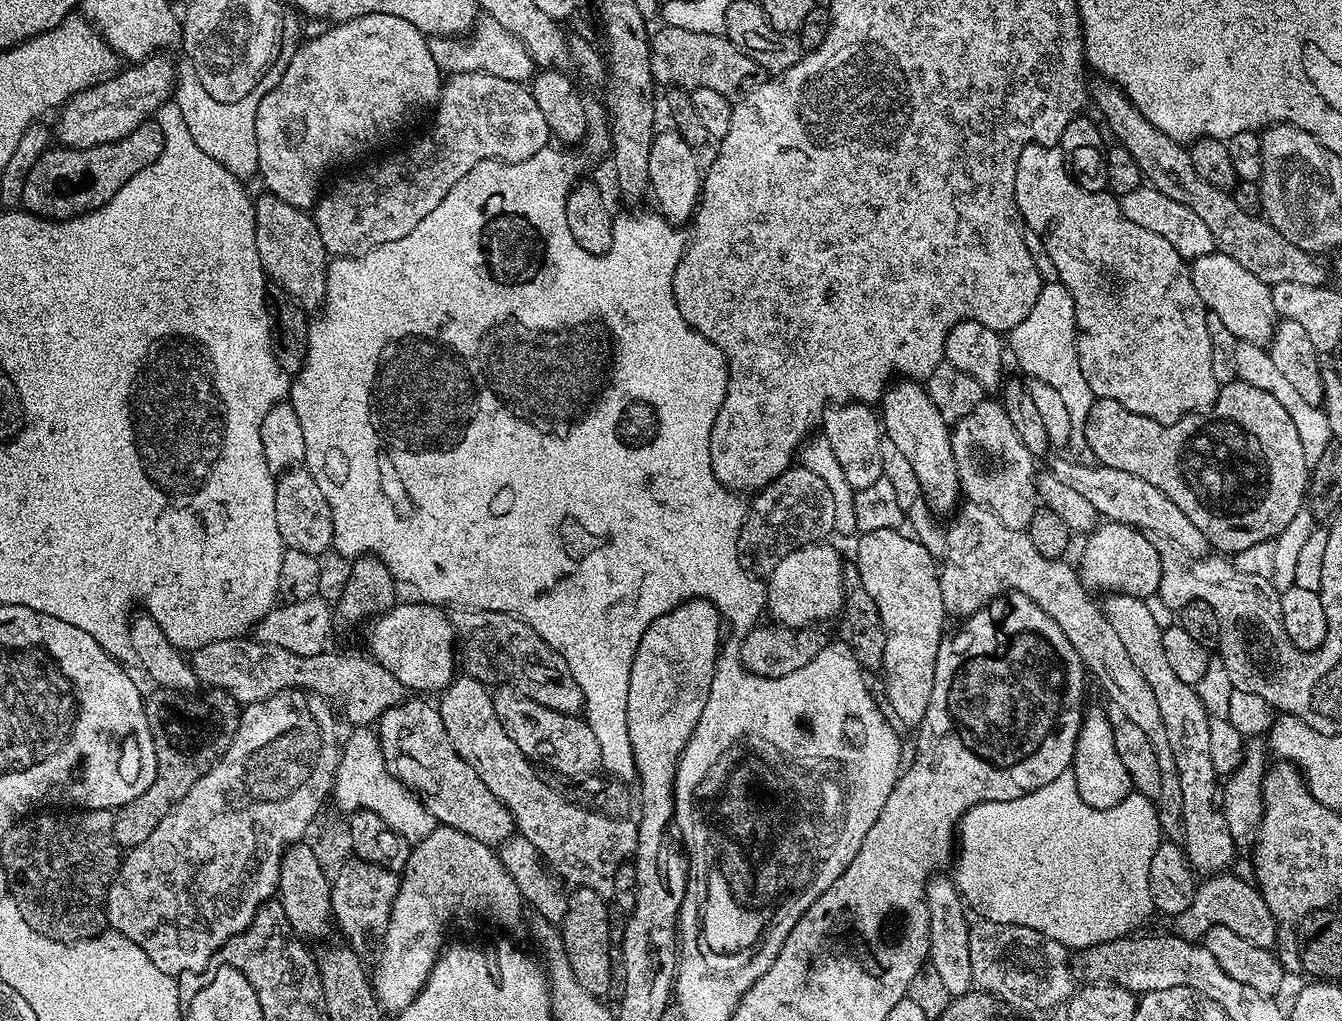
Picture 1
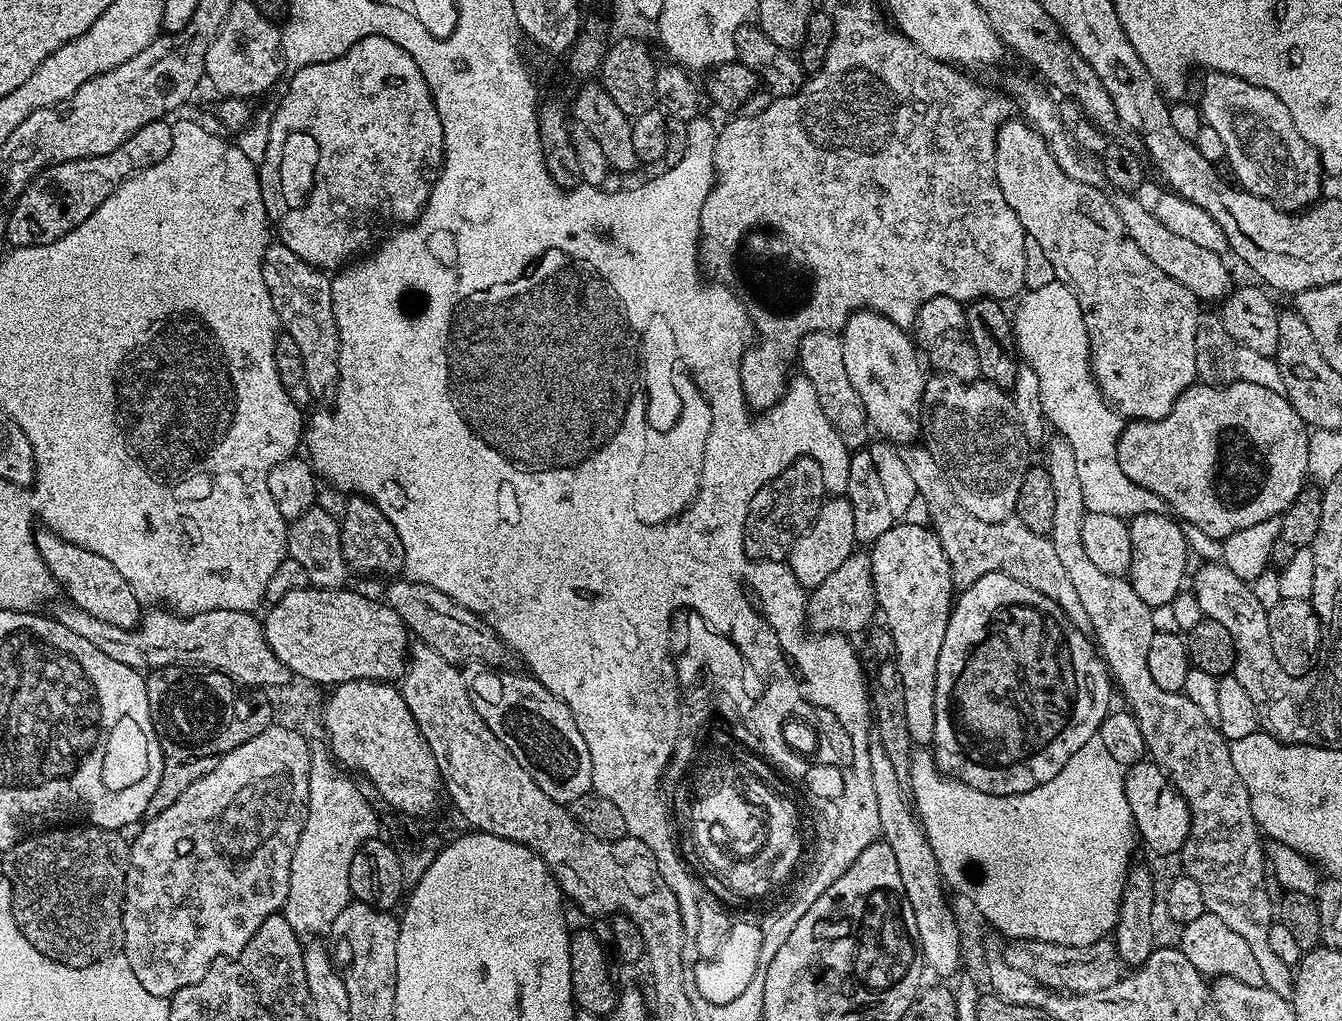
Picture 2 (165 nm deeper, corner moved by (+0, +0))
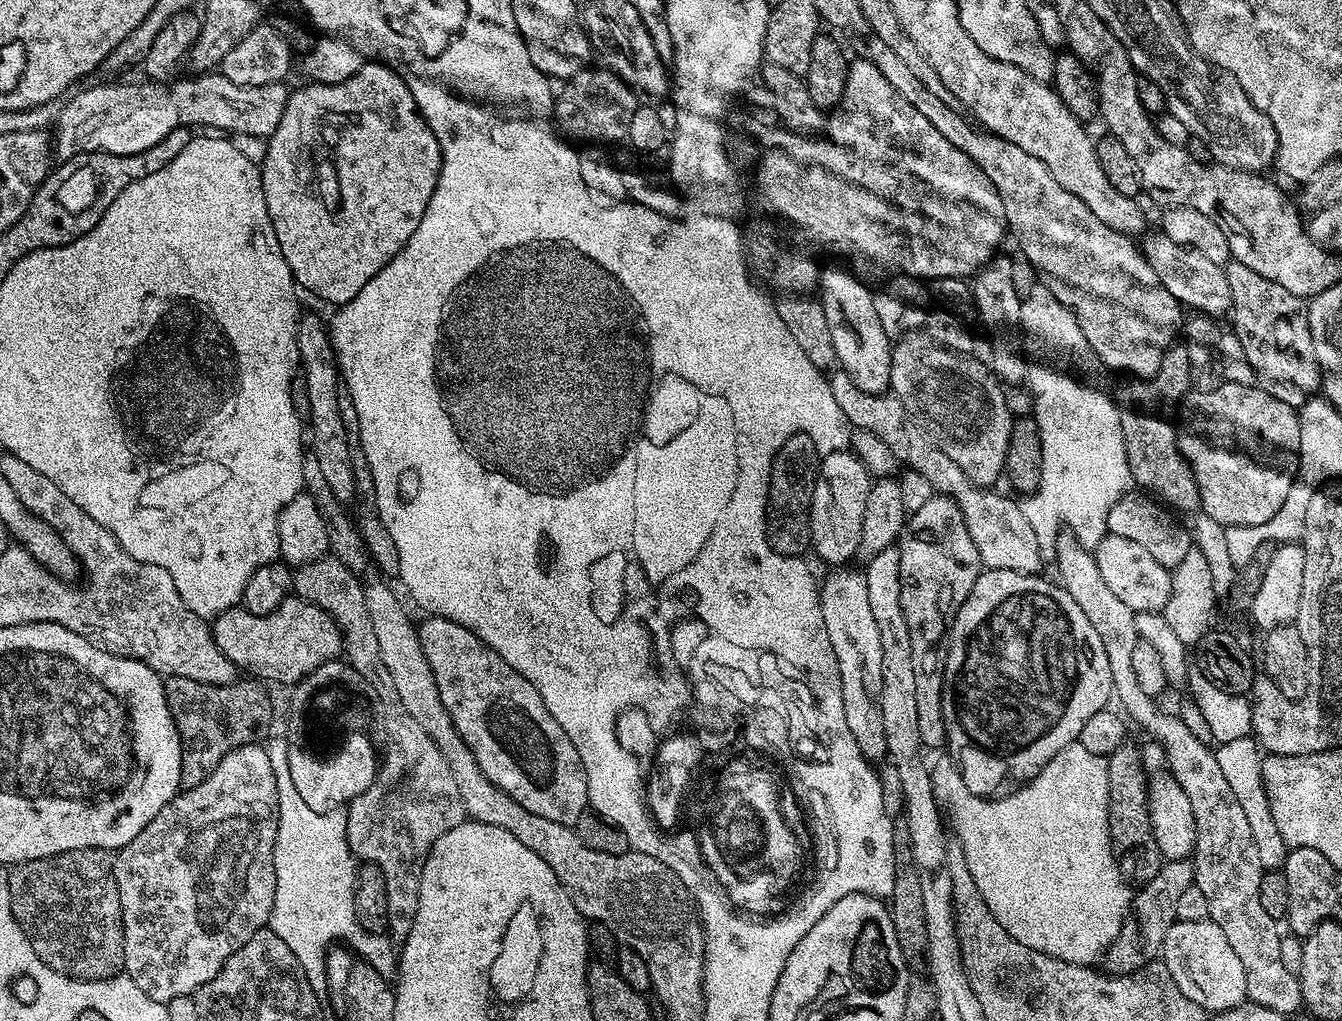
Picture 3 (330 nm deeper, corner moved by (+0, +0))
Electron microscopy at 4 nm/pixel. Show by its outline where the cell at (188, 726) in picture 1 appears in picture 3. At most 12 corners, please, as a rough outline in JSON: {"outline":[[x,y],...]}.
{"outline":[[164,680],[181,789],[272,732],[256,682]]}

